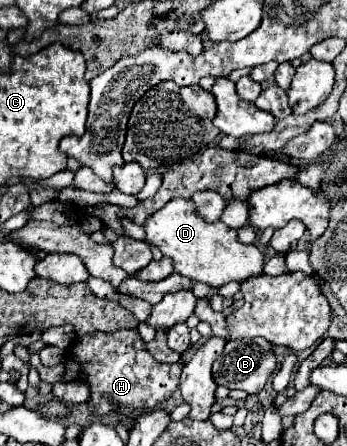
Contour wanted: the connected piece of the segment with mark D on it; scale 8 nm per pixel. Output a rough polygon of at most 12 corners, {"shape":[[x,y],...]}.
{"shape":[[175,197],[145,219],[183,277],[221,287],[263,273],[263,253]]}

